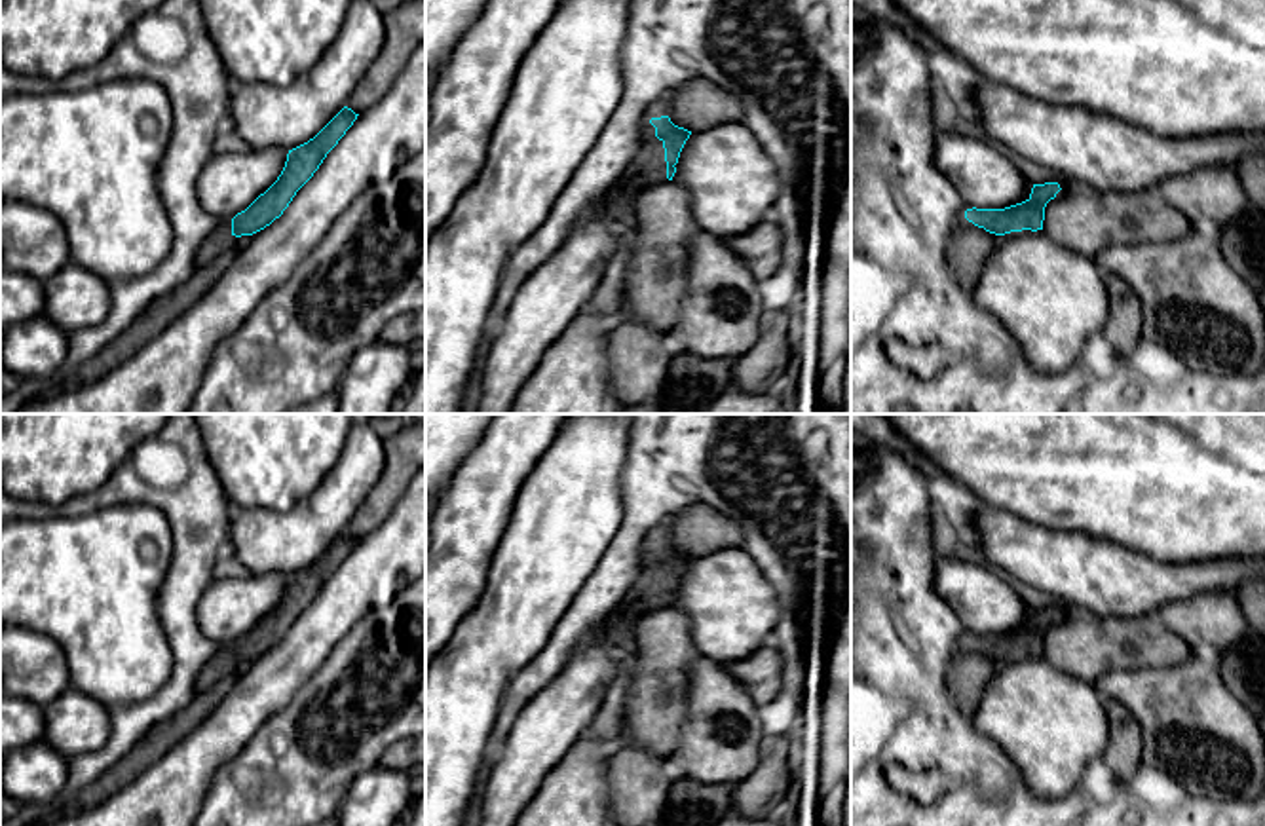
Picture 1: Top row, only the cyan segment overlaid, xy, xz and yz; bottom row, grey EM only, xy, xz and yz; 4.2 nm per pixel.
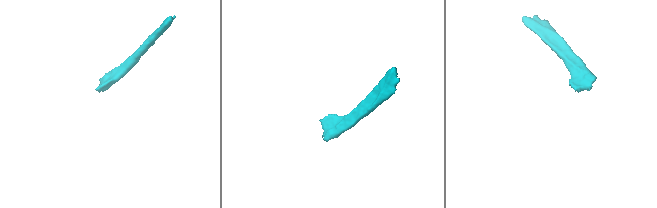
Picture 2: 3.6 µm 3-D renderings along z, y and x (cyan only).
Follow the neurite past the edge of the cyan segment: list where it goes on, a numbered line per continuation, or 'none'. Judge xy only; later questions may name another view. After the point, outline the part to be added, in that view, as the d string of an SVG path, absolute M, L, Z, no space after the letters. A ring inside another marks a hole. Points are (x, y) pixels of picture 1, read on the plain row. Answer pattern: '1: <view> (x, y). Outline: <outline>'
1: xy (221, 665). Outline: M220 646L220 649L201 668L198 680L198 691L217 685L220 680L236 674L237 670L239 670L239 663L232 659L232 648Z

